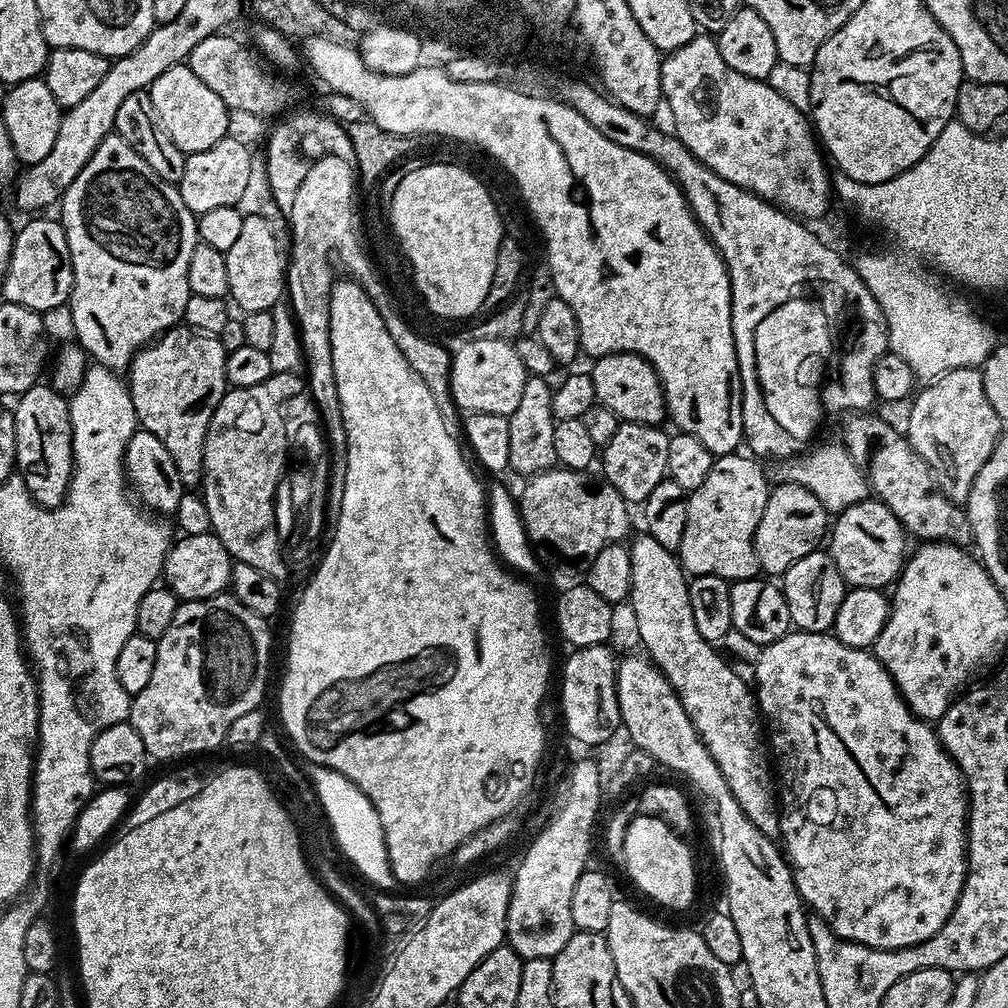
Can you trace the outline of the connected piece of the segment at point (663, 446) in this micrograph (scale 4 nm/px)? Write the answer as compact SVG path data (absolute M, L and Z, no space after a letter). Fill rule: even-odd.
M623 421L618 430L614 430L614 438L602 445L602 451L598 456L598 468L604 471L603 479L629 505L640 506L658 486L658 482L666 479L668 467L666 466L666 450L670 450L668 441L669 433L663 432L663 427L654 424L639 424L638 422Z

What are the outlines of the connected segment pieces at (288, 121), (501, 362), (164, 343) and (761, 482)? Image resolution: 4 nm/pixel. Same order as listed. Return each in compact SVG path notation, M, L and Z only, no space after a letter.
M320 110L291 112L281 115L275 121L277 124L269 130L268 141L264 144L264 176L268 179L269 192L267 195L285 214L294 210L298 186L302 186L302 178L310 174L310 166L314 166L314 162L318 162L323 156L351 158L354 154L354 146L350 146L348 130L344 124Z
M465 339L462 348L452 354L451 358L450 386L454 402L461 413L481 412L499 416L514 414L530 375L522 358L518 358L515 343L506 340Z
M177 326L140 349L126 372L139 427L154 434L170 450L170 458L178 466L178 478L188 490L199 489L204 478L206 430L218 402L230 387L226 378L228 354L219 336Z
M740 455L715 457L702 486L687 493L686 530L682 530L678 559L689 577L714 574L731 582L751 580L757 575L754 534L766 510L770 483L760 469L759 459Z

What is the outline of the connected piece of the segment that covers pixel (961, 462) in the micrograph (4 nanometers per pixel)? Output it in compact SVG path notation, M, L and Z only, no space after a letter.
M955 368L925 383L921 388L924 389L921 392L919 389L910 400L912 409L908 412L906 427L908 441L912 449L930 466L936 487L955 504L963 505L974 486L974 478L978 478L978 470L982 470L986 458L990 458L998 442L1002 431L1001 418L994 406L990 406L990 398L986 398L984 373L980 368Z

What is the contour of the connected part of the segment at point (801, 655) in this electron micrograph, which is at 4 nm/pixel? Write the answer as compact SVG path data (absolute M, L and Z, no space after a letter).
M790 630L778 642L765 644L754 662L756 703L766 725L770 752L774 757L774 772L778 777L778 807L780 809L780 834L783 851L792 869L792 877L801 901L815 915L828 923L830 930L843 940L858 942L862 946L898 950L918 946L952 917L954 906L962 894L964 879L968 873L968 795L964 775L955 760L940 744L937 729L927 720L914 715L896 689L890 674L871 651L846 646L834 634L828 632L802 632Z

